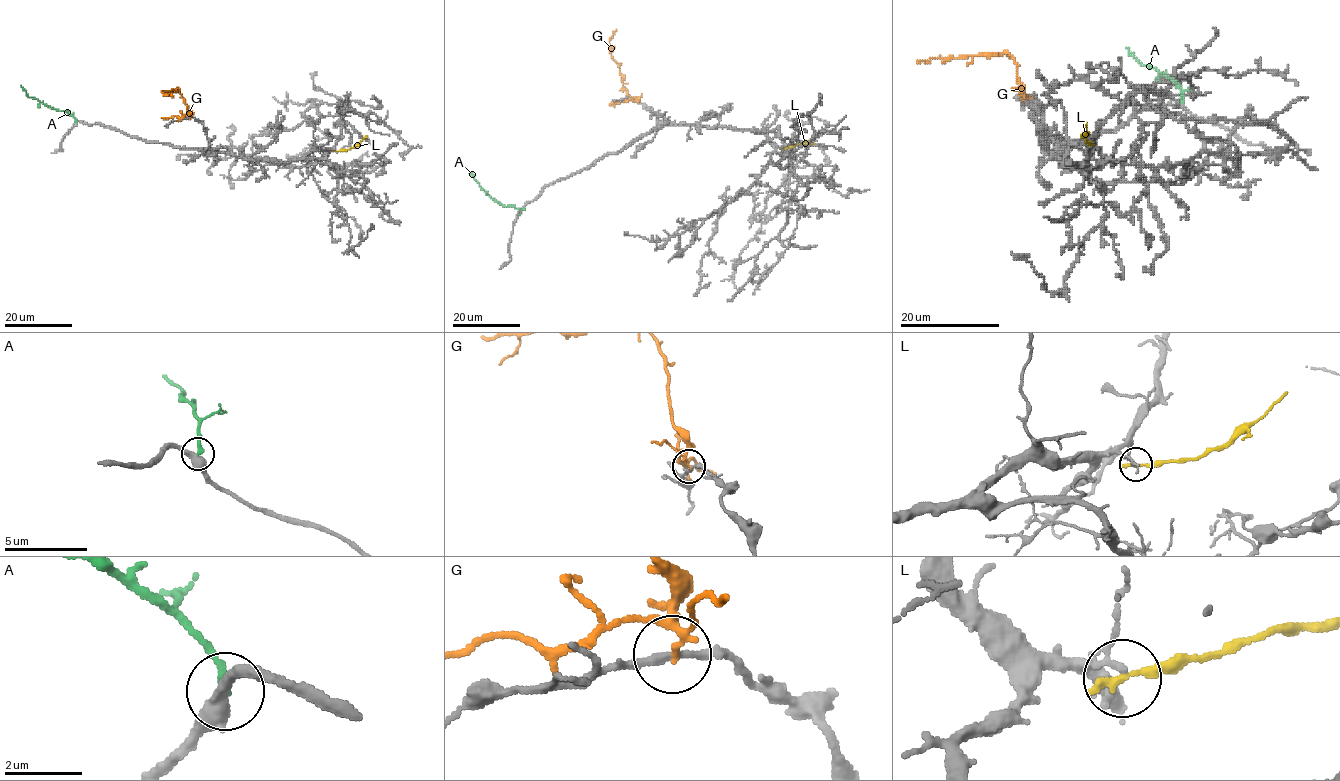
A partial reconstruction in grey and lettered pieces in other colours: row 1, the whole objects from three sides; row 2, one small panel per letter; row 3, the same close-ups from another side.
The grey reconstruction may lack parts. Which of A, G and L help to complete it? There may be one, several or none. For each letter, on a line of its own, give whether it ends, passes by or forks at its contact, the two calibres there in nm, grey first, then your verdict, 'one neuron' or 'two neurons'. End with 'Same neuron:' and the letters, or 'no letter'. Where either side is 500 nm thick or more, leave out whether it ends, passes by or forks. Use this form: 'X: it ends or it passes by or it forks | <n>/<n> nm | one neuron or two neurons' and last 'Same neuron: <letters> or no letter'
A: it ends | 400/200 nm | two neurons
G: it passes by | 190/140 nm | two neurons
L: it ends | 120/280 nm | two neurons
Same neuron: no letter

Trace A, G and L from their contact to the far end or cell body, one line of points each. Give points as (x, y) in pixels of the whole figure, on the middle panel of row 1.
A: (524, 208), (500, 204), (468, 171)
G: (637, 101), (627, 94), (620, 66), (612, 57), (609, 38), (616, 28)
L: (784, 148), (815, 144)

